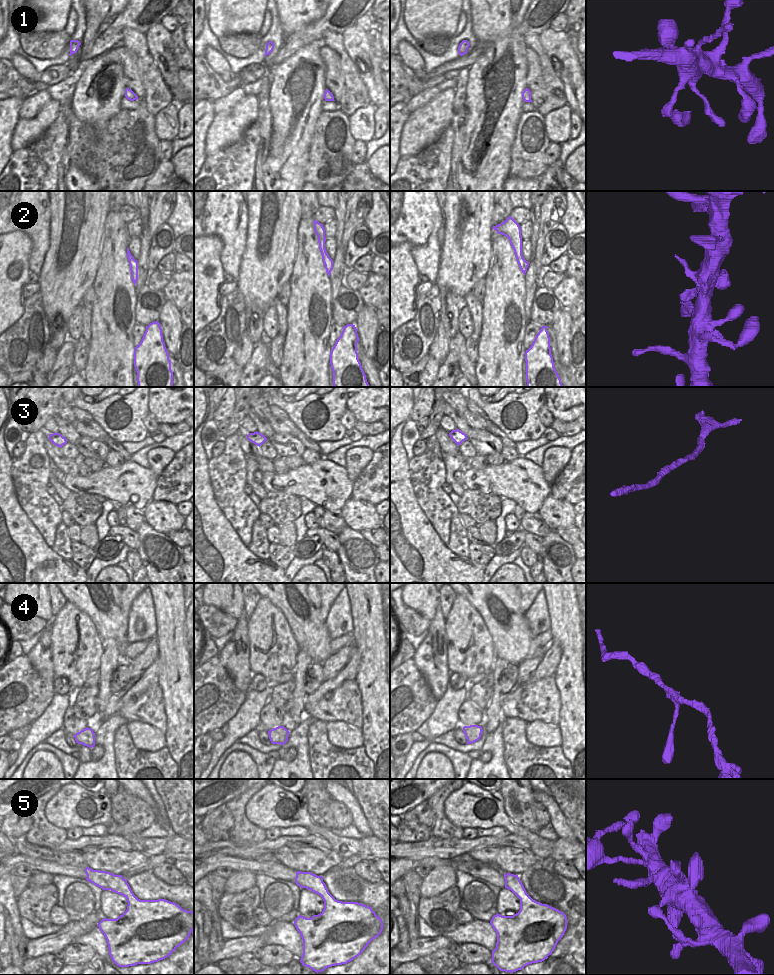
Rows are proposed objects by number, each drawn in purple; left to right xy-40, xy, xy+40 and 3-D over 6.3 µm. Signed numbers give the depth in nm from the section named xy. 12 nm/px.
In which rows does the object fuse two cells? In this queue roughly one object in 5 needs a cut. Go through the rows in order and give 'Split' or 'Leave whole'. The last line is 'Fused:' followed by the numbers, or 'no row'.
1: Leave whole
2: Leave whole
3: Leave whole
4: Leave whole
5: Leave whole
Fused: no row

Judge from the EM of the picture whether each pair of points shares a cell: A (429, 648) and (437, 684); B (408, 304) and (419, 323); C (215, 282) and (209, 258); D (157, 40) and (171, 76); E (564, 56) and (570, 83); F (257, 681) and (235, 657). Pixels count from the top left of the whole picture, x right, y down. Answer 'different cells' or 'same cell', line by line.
A: same cell
B: different cells
C: same cell
D: same cell
E: same cell
F: different cells

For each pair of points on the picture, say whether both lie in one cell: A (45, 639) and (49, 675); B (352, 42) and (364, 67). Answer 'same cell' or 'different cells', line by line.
A: same cell
B: same cell

